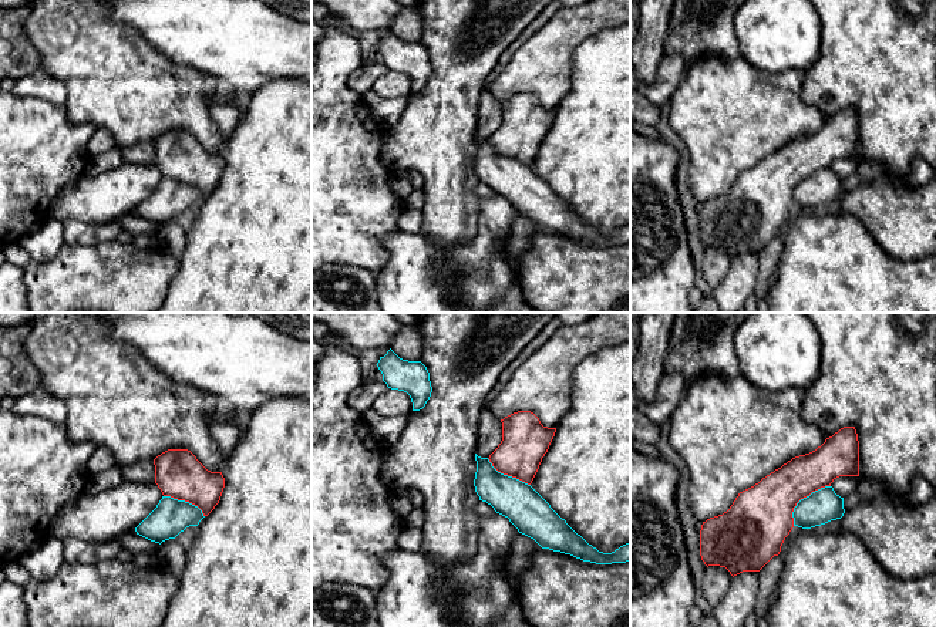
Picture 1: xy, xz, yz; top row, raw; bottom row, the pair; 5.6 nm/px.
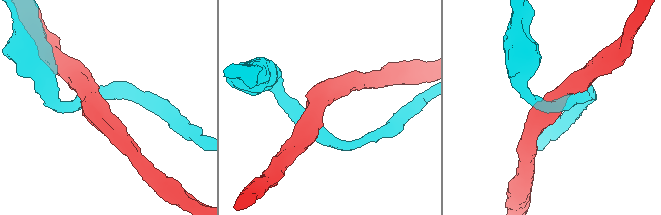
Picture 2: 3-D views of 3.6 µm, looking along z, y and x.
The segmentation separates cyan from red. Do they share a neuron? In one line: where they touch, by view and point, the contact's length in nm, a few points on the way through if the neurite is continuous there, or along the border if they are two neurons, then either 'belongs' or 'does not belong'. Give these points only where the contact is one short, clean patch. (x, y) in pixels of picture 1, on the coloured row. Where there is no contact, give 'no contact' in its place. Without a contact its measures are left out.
contact yz (804, 498); length 320 nm; does not belong

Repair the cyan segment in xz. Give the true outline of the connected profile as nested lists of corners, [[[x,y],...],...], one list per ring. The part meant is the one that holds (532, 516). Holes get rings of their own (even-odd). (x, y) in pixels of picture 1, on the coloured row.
[[[475,454],[475,461],[474,486],[479,500],[508,518],[519,533],[533,539],[542,549],[596,564],[630,562],[630,542],[612,553],[599,552],[578,535],[531,485],[498,472],[488,458]]]

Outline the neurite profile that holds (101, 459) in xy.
[[[97,448],[88,461],[88,472],[90,475],[97,475],[114,465],[117,465],[114,455],[105,448]]]

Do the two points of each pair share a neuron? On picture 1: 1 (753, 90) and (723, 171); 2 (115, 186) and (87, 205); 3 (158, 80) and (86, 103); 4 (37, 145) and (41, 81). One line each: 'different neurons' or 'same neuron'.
1: same neuron
2: same neuron
3: same neuron
4: different neurons

